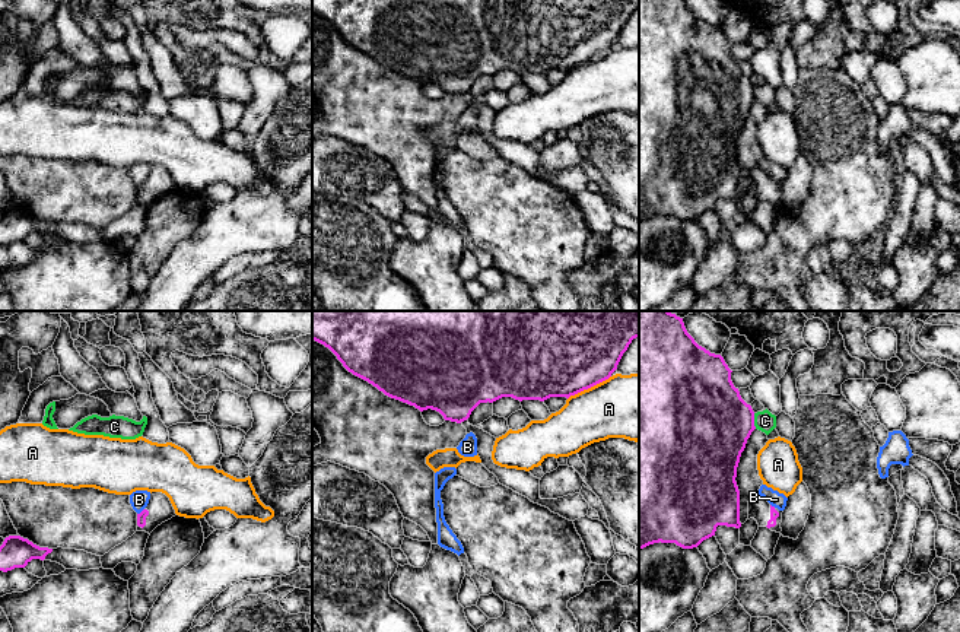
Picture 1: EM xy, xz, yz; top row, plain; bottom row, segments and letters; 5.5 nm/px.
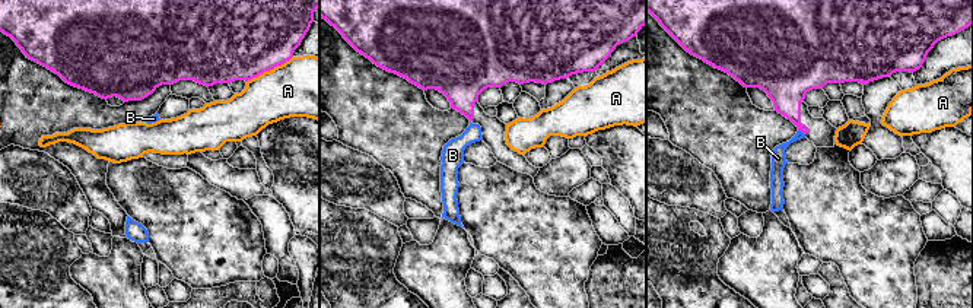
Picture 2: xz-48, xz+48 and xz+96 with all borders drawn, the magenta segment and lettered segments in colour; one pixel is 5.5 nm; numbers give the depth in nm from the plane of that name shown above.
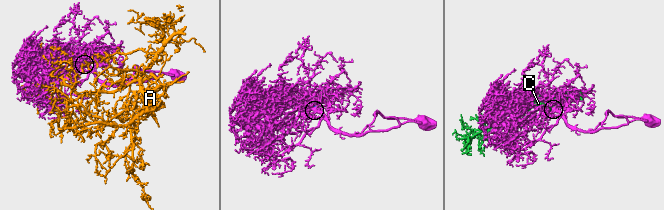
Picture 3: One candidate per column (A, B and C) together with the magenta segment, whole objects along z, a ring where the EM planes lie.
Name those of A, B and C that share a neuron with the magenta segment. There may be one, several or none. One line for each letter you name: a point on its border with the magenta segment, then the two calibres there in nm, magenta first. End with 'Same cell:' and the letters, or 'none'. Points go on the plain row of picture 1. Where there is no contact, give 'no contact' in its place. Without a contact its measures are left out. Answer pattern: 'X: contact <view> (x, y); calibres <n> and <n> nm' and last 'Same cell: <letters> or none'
Same cell: none

